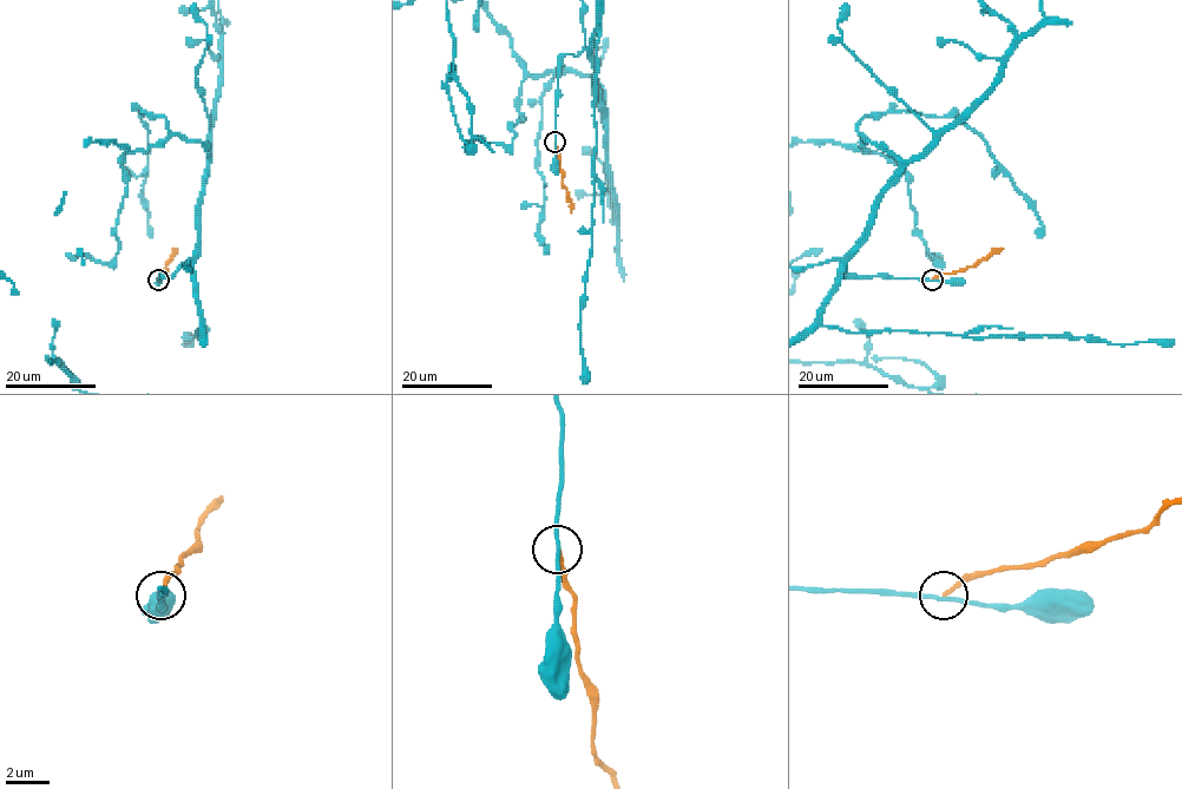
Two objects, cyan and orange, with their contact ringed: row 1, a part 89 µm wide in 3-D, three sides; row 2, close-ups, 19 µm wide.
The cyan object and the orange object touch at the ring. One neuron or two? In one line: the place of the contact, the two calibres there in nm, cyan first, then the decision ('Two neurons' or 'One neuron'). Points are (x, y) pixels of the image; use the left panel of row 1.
Place: (158, 280). Thickness 180 nm (cyan) against 160 nm. Two neurons

